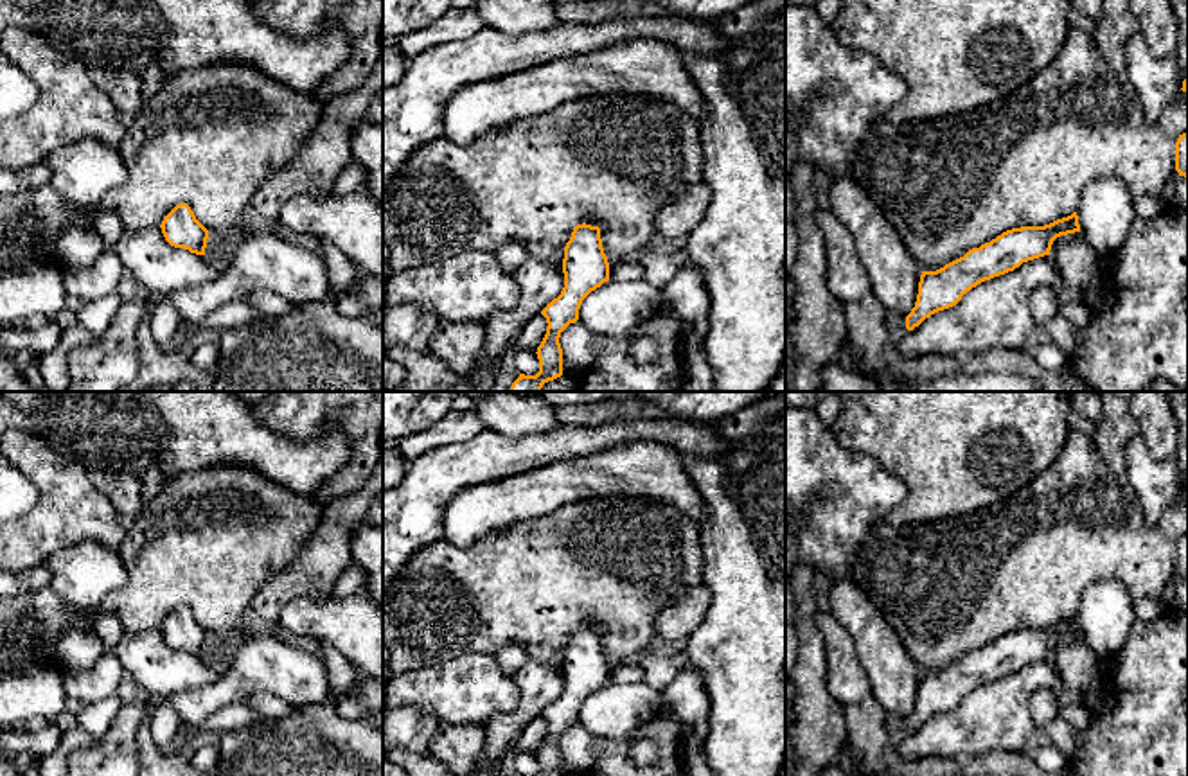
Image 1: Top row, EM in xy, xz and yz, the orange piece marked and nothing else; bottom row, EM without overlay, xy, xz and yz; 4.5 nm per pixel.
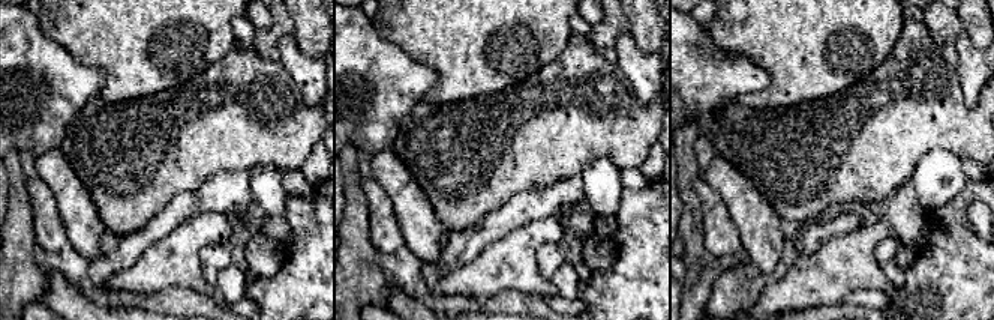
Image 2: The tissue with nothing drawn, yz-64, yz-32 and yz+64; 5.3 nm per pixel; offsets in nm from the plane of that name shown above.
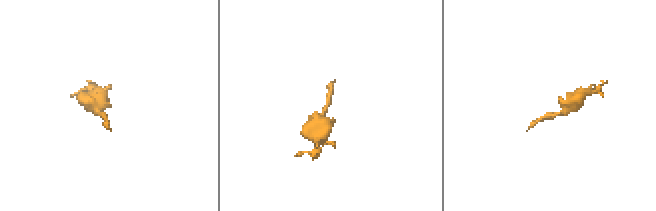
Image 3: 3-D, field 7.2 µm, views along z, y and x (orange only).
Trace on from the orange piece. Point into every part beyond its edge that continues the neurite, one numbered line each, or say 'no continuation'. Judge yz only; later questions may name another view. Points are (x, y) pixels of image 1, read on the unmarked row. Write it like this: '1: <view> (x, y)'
1: yz (895, 726)

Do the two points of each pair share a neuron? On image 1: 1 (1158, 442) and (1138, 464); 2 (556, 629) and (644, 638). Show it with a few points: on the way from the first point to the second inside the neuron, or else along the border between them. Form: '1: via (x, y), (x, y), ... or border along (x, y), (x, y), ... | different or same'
1: border along (1169, 458), (1156, 460), (1134, 437), (1124, 476) | different
2: via (577, 613), (619, 613), (622, 617) | same

